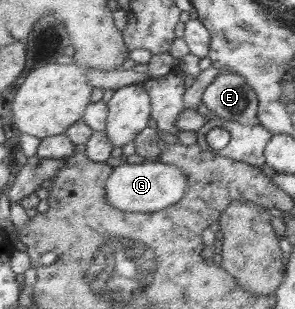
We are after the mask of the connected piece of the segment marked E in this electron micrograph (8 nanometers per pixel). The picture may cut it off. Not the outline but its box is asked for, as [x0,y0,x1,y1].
[200,72,257,126]

